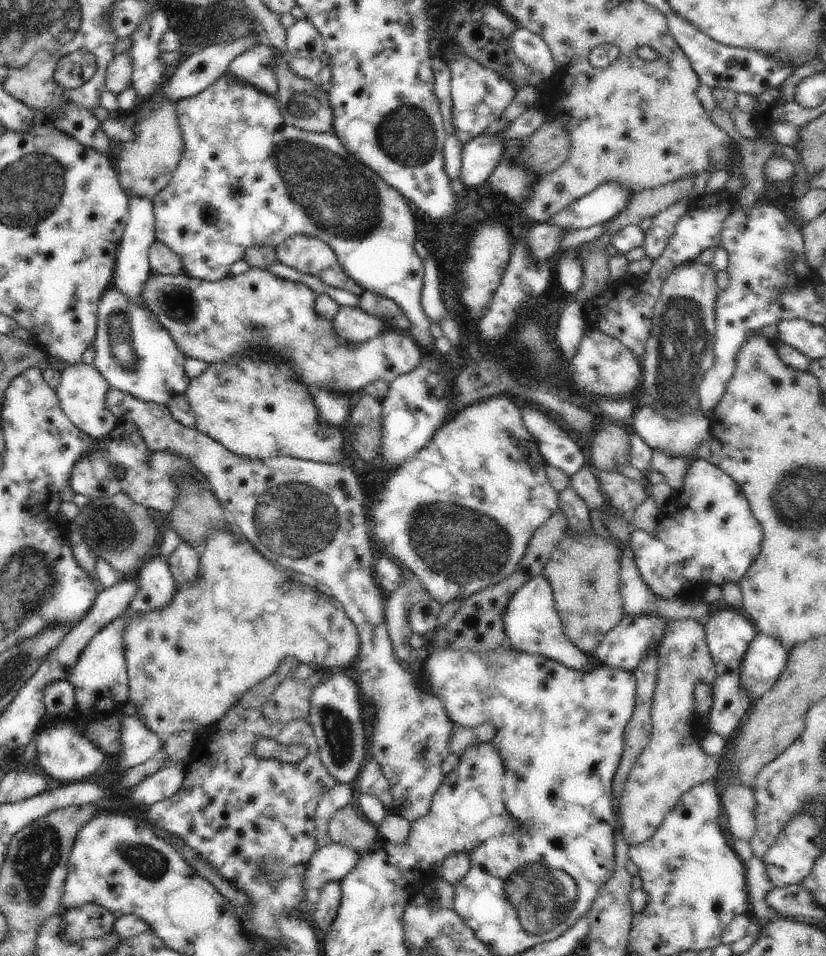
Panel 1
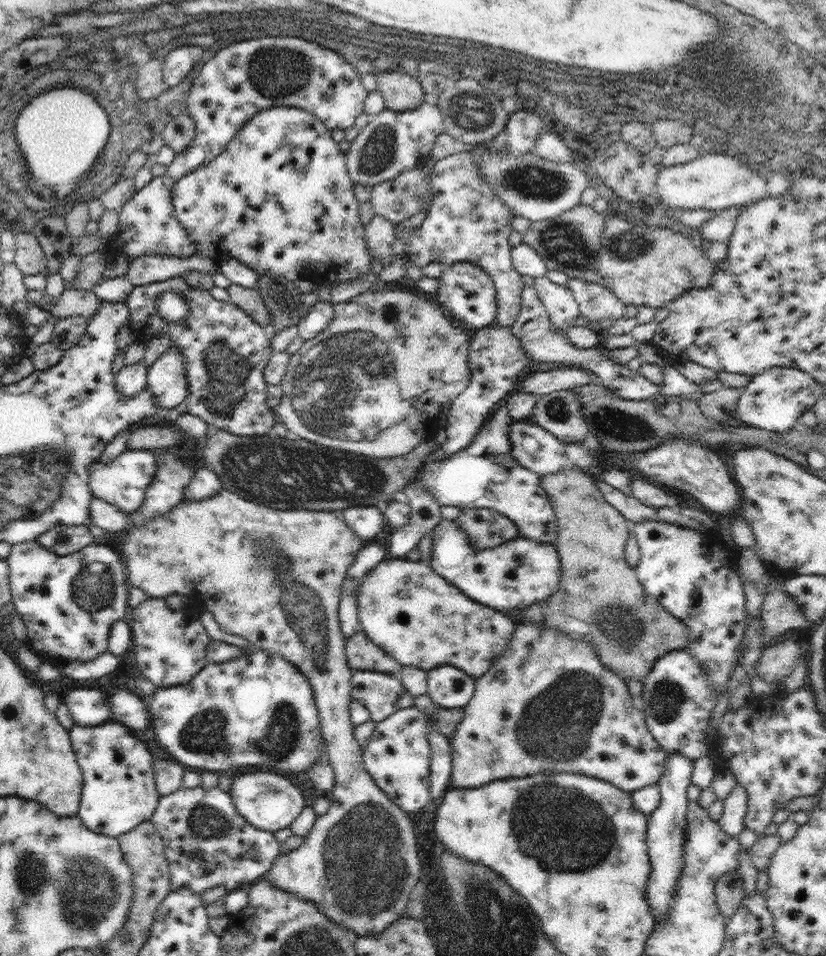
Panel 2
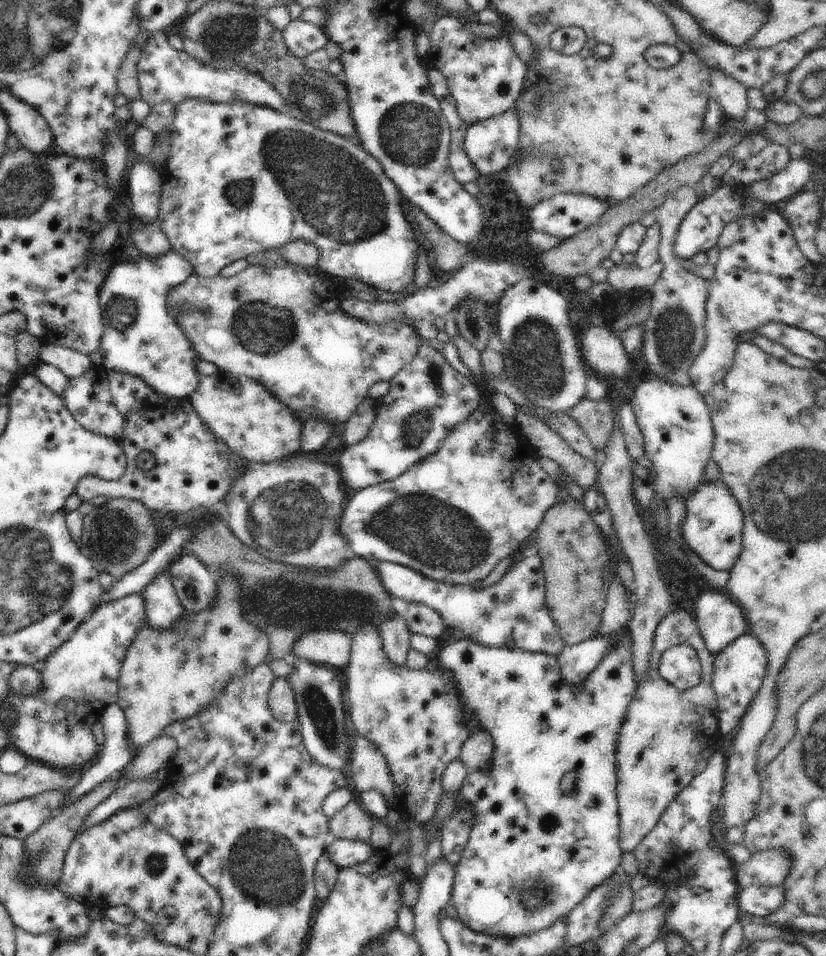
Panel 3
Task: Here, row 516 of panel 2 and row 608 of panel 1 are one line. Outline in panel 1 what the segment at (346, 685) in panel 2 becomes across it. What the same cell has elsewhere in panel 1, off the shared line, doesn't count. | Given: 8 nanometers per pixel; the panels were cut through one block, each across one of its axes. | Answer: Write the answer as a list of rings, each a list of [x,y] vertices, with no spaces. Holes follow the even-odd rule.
[[[210,529],[207,532],[205,544],[201,548],[200,556],[200,566],[195,579],[178,586],[169,605],[130,614],[124,631],[124,656],[129,678],[129,695],[127,700],[128,703],[134,703],[139,708],[138,718],[142,719],[152,732],[167,738],[180,731],[190,731],[197,734],[206,731],[207,728],[214,726],[238,703],[250,688],[260,681],[266,680],[286,657],[295,656],[301,663],[317,665],[322,670],[336,670],[336,668],[348,666],[359,655],[361,638],[359,637],[357,626],[350,620],[343,606],[332,596],[330,590],[305,579],[304,576],[300,577],[299,574],[295,574],[293,577],[290,575],[290,572],[278,570],[238,530],[235,533],[230,529]]]

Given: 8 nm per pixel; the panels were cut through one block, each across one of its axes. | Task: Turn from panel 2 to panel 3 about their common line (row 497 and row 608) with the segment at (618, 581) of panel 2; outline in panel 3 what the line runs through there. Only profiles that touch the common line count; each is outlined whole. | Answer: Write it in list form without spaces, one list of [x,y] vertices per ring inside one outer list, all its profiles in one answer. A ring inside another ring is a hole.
[[[570,497],[562,502],[556,499],[535,534],[536,551],[542,559],[547,584],[546,604],[560,638],[565,646],[576,646],[597,637],[616,568],[608,556],[604,533],[586,512],[583,502]]]

